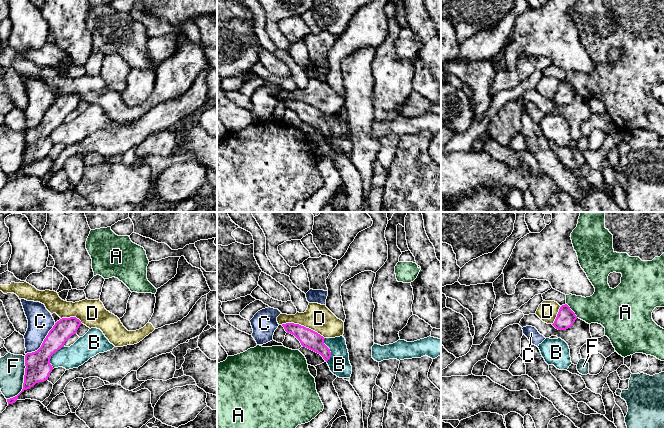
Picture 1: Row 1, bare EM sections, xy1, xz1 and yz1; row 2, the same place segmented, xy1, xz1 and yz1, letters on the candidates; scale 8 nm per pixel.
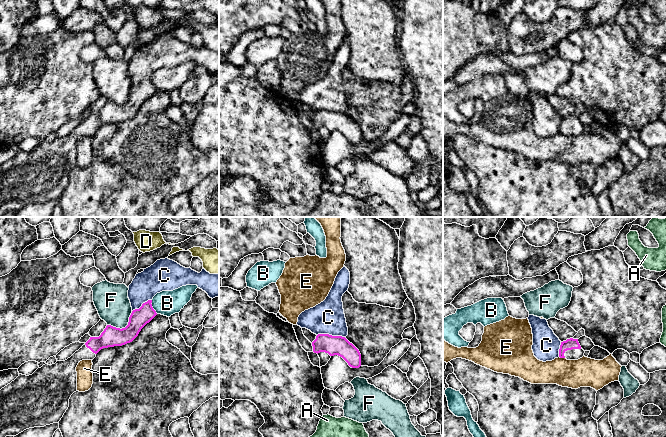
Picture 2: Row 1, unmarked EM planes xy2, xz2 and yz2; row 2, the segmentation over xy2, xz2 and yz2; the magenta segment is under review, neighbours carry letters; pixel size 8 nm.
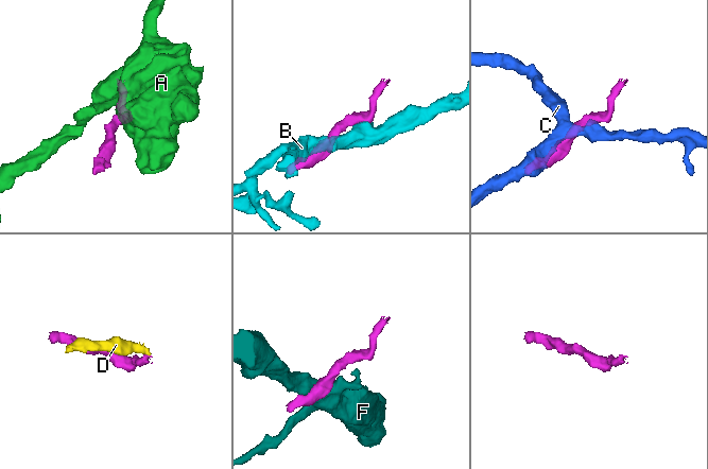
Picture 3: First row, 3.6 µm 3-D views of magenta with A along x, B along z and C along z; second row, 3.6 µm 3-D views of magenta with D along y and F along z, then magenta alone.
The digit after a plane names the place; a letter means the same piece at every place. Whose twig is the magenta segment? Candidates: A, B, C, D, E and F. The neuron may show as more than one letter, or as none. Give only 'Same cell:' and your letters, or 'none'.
Same cell: none

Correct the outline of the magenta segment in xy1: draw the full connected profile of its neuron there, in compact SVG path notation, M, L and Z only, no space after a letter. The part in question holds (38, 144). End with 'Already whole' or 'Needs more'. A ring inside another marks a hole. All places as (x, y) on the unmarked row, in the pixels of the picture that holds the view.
M76 93L62 94L55 99L44 115L41 123L25 131L25 151L22 167L15 173L7 175L8 181L17 177L18 172L36 159L48 156L53 146L50 140L51 132L64 123L65 118L77 109L81 97Z. Already whole

